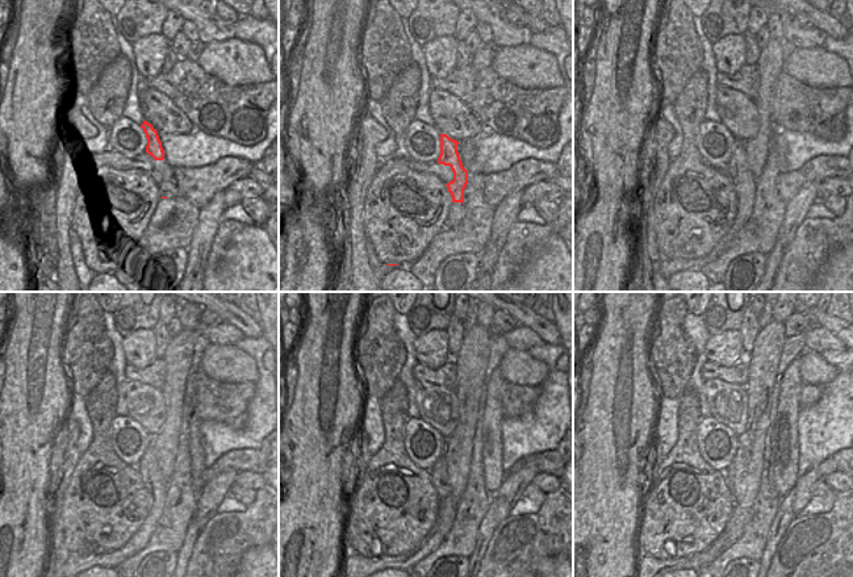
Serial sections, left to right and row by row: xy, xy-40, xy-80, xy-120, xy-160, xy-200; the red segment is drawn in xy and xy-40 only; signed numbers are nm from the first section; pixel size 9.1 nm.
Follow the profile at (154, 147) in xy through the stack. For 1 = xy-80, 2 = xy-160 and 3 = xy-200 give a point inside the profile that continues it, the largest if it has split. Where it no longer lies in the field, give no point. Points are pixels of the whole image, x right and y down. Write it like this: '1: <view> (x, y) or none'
1: xy-80 (737, 171)
2: xy-160 (447, 511)
3: xy-200 (723, 542)

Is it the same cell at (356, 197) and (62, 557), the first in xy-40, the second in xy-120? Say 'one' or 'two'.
one

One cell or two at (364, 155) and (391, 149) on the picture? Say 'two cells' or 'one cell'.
two cells

